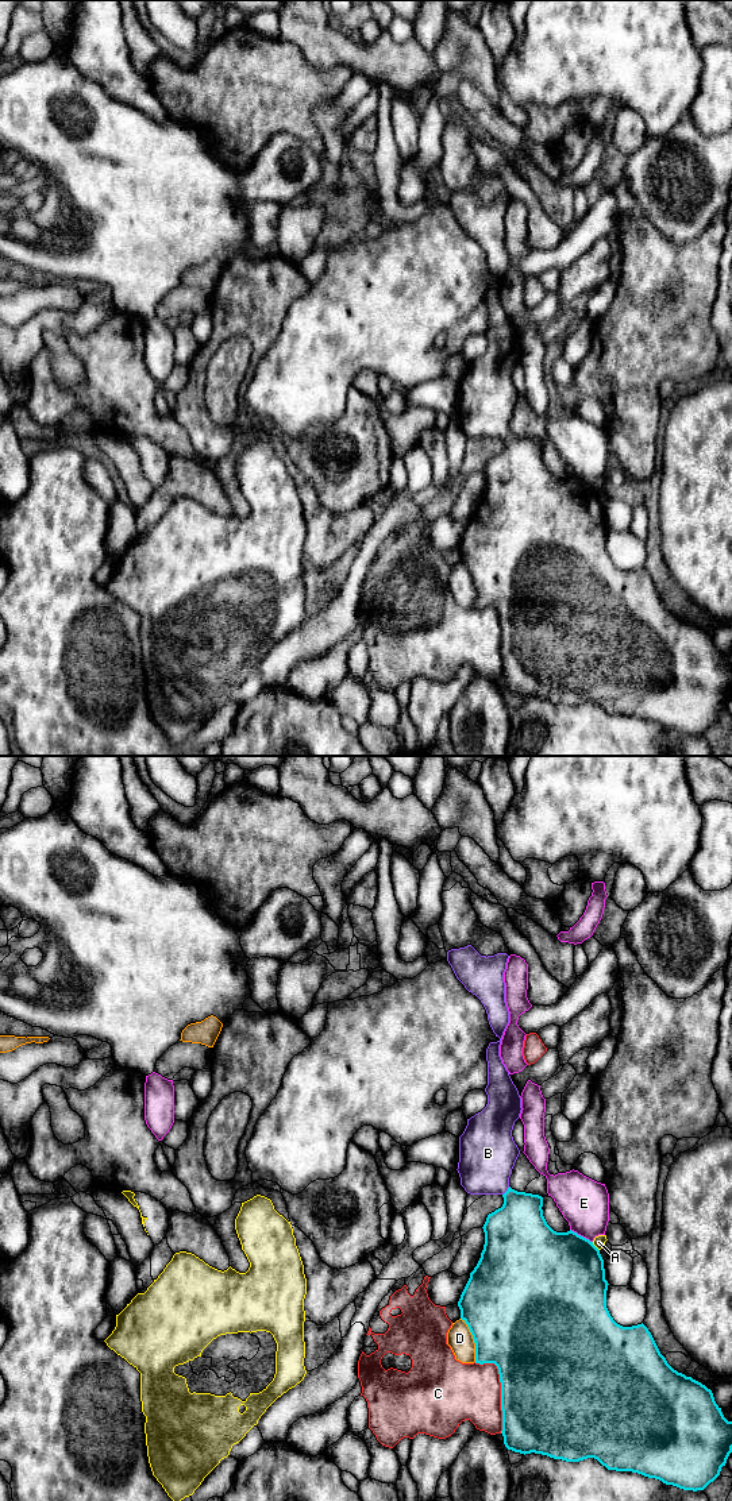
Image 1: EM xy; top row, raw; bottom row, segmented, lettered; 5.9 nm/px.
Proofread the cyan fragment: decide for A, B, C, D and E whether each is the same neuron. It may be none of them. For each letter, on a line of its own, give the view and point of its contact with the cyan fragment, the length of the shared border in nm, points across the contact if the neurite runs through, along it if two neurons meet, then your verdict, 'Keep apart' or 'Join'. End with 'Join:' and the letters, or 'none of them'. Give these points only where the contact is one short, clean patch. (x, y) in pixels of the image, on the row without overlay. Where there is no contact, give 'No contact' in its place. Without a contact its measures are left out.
A: Touches cyan at xy (594, 490). Shared border 70 nm. Keep apart
B: Touches cyan at xy (507, 435). Shared border 70 nm. Path across: xy (517, 475), (517, 450), (507, 435), (486, 415), (486, 398). Join
C: Touches cyan at xy (501, 633). Shared border 460 nm. Keep apart
D: Touches cyan at xy (473, 582). Shared border 280 nm. Keep apart
E: Touches cyan at xy (580, 479). Shared border 160 nm. Keep apart
Join: B

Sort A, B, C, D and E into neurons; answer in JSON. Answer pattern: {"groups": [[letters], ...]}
{"groups": [["A"], ["B"], ["C"], ["D"], ["E"]]}

